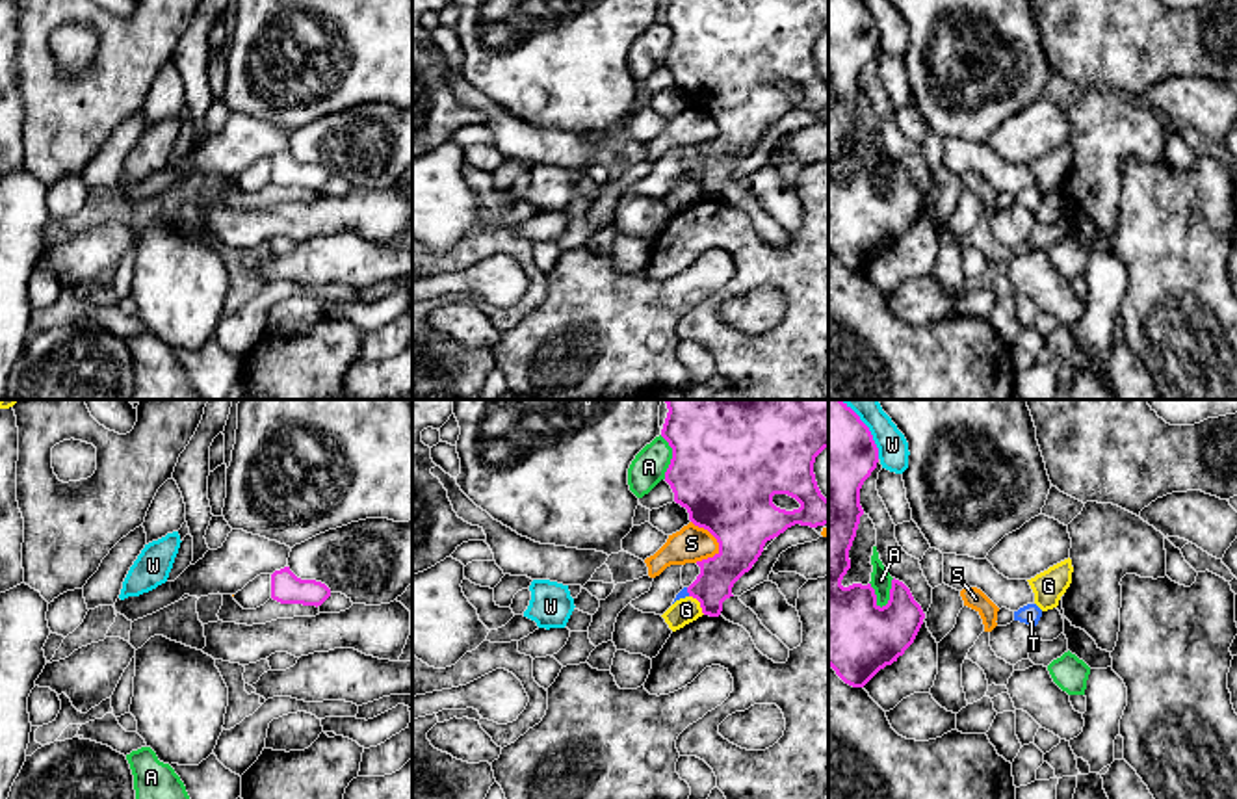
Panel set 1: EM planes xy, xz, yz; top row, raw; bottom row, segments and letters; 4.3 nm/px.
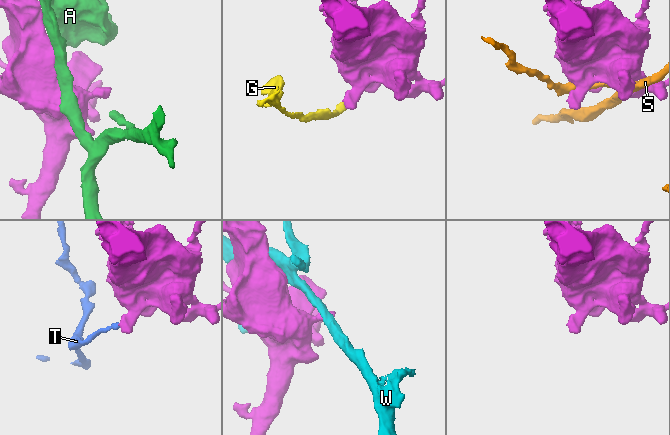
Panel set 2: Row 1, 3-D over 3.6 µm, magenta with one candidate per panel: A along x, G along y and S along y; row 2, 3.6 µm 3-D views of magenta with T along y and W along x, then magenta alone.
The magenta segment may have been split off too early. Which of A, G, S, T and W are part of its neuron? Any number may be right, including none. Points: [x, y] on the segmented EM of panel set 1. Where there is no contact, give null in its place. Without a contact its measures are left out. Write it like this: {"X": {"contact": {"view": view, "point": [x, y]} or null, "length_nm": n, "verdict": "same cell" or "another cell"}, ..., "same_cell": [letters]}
{"A": {"contact": {"view": "yz", "point": [890, 595]}, "length_nm": 150, "verdict": "another cell"}, "G": {"contact": {"view": "xz", "point": [701, 604]}, "length_nm": 110, "verdict": "another cell"}, "S": {"contact": {"view": "xz", "point": [714, 536]}, "length_nm": 190, "verdict": "another cell"}, "T": {"contact": {"view": "xz", "point": [688, 591]}, "length_nm": 40, "verdict": "another cell"}, "W": {"contact": {"view": "yz", "point": [868, 428]}, "length_nm": 300, "verdict": "another cell"}, "same_cell": []}

